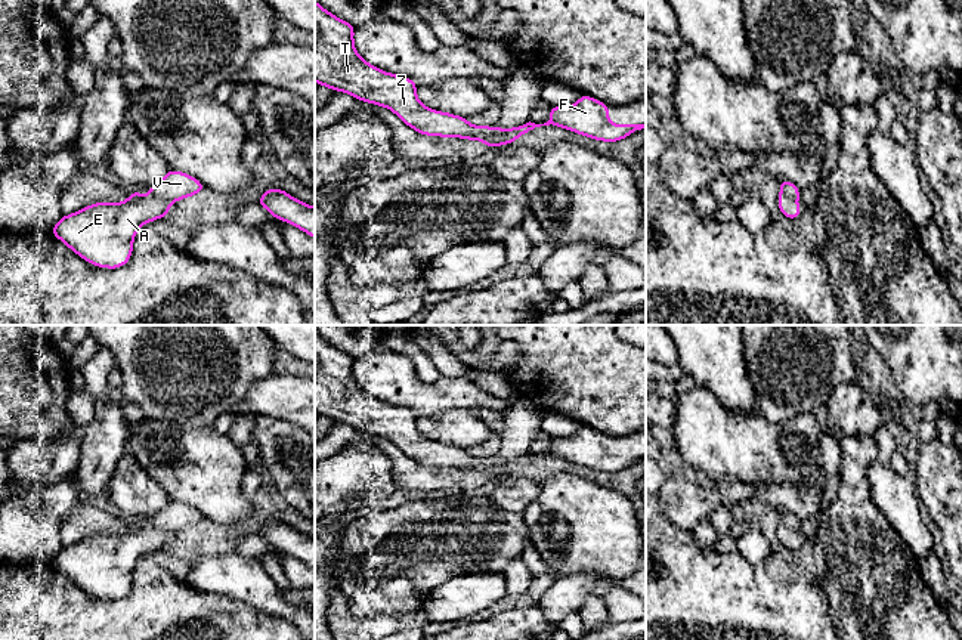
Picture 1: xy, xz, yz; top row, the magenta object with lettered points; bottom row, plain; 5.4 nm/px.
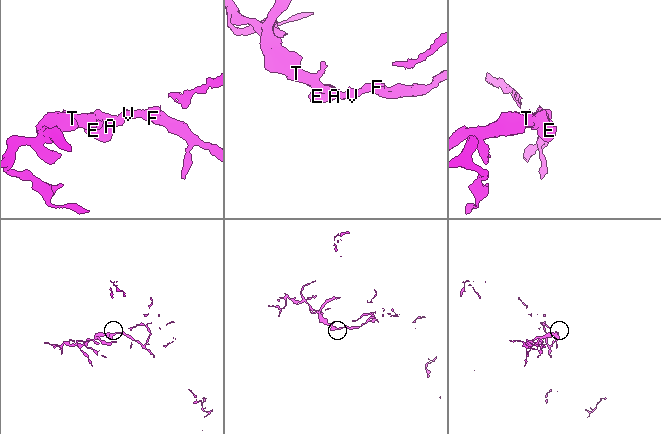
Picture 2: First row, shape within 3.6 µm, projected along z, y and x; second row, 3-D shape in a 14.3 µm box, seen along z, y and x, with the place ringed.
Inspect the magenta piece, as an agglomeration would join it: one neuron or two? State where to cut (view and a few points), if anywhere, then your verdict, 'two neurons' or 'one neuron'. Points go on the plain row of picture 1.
cut in xy along (151, 523), (169, 534); two neurons

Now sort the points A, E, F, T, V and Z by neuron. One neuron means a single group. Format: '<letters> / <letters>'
A E T Z / F V

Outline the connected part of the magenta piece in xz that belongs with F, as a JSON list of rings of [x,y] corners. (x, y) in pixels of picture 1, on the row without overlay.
[[[581,426],[572,438],[550,439],[550,451],[544,455],[526,454],[514,460],[497,460],[497,464],[485,473],[488,479],[516,474],[523,464],[531,464],[535,458],[554,455],[578,466],[603,473],[618,473],[637,461],[646,460],[644,455],[610,455],[609,436],[601,432]]]

